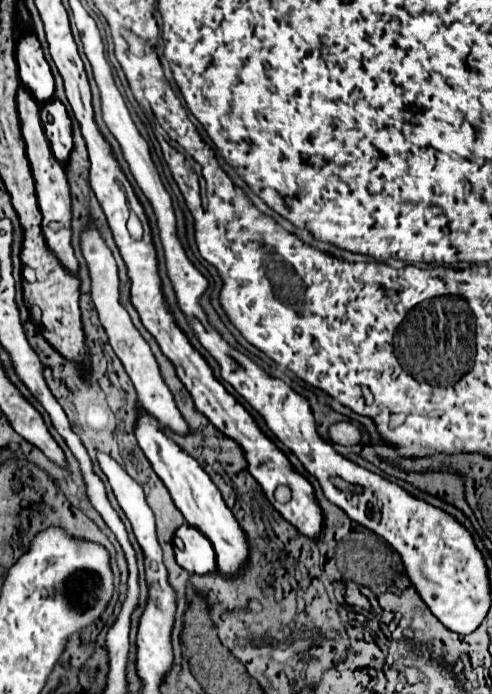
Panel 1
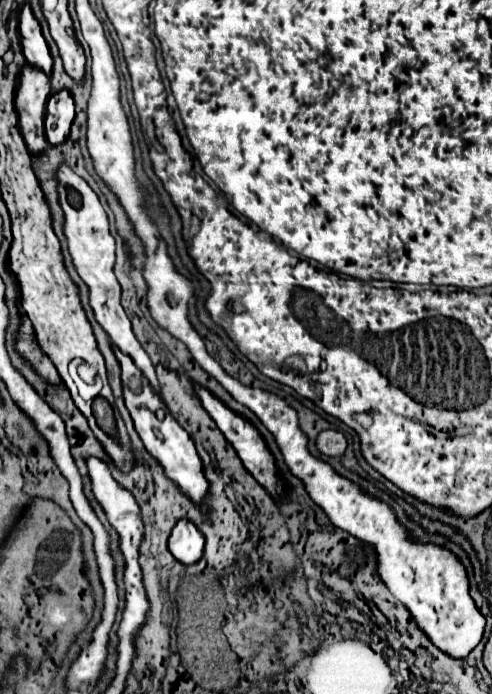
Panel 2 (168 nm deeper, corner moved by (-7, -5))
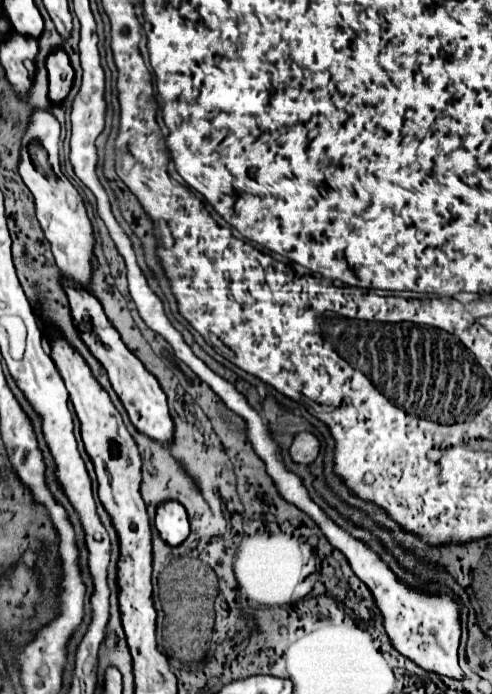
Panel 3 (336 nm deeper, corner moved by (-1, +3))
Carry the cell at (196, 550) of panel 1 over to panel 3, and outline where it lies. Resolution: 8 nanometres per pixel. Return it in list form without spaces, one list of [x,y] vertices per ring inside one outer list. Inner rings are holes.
[[[164,502],[162,506],[158,506],[156,528],[166,544],[180,546],[190,534],[190,522],[188,522],[186,508],[178,502]]]

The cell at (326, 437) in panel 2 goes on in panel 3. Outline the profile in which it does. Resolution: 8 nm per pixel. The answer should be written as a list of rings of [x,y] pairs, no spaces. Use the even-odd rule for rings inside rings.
[[[312,432],[296,434],[296,438],[290,446],[290,454],[292,454],[294,462],[300,462],[300,464],[312,464],[316,460],[318,452],[320,452],[320,440]]]

